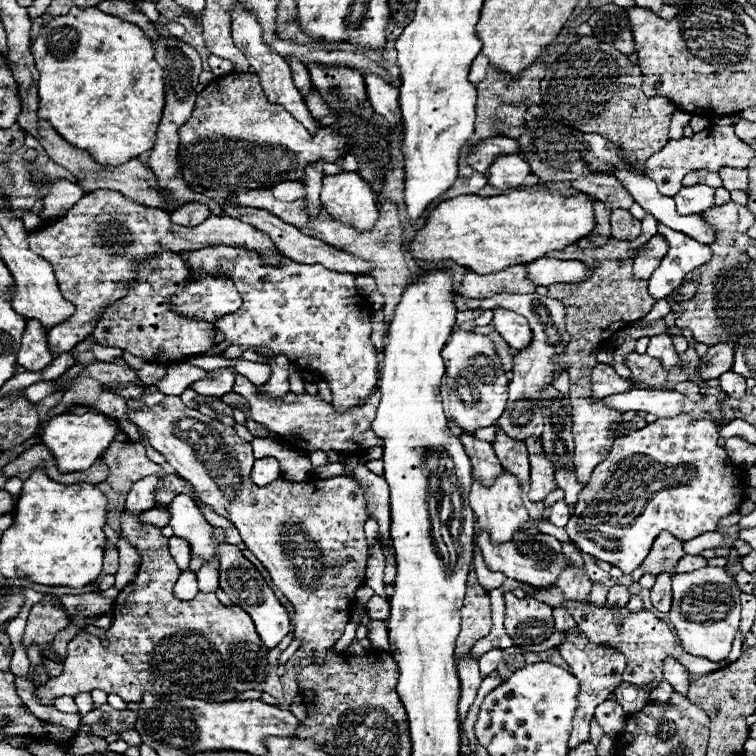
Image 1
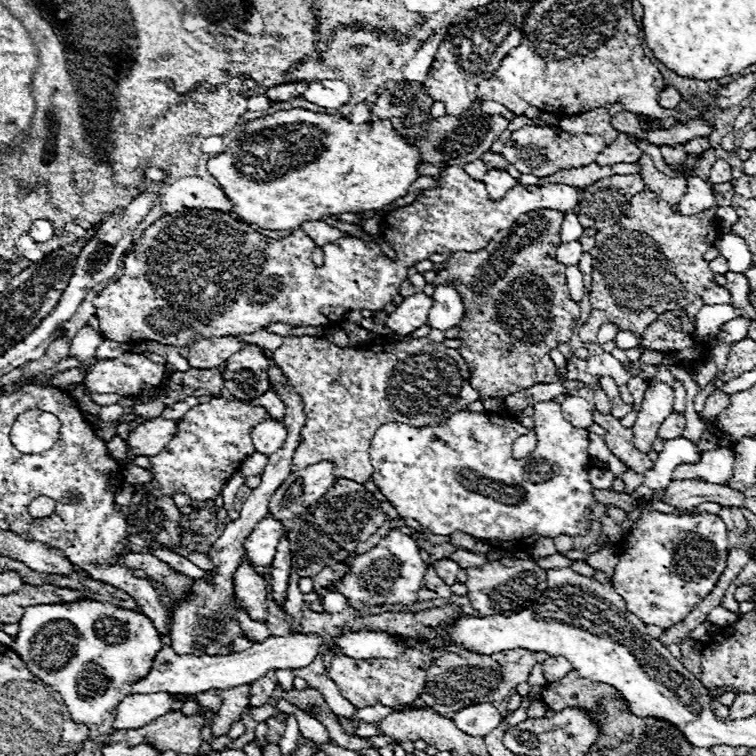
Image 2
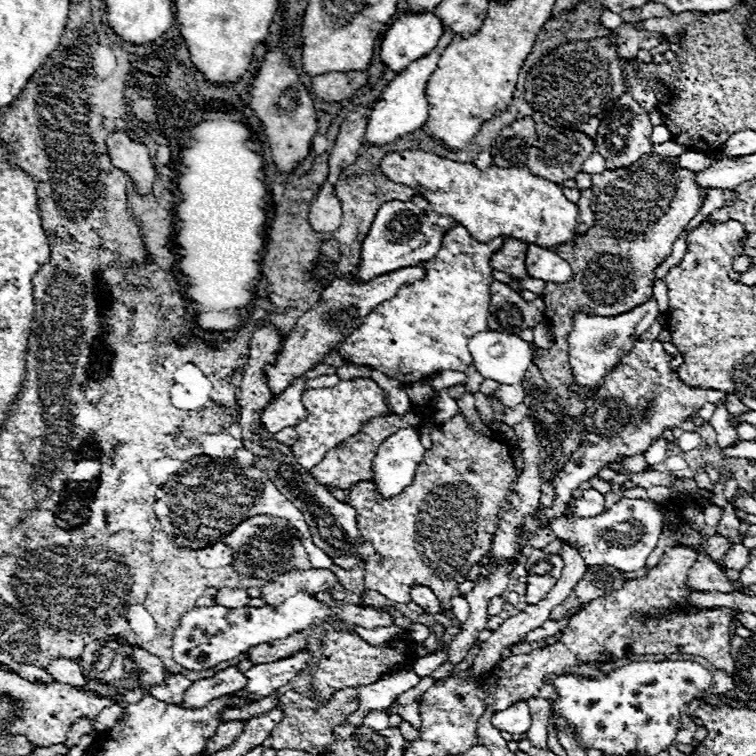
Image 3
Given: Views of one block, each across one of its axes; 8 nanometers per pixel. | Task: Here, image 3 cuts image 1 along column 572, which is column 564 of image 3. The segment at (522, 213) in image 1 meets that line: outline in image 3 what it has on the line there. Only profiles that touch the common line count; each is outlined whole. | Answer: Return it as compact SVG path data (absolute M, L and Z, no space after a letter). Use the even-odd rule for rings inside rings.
M410 148L388 152L382 158L380 172L396 184L404 184L422 196L438 214L454 218L478 242L490 242L496 236L514 236L528 244L552 248L570 244L576 238L576 204L568 202L556 182L534 176L522 168L476 168L470 162L452 162L434 152Z

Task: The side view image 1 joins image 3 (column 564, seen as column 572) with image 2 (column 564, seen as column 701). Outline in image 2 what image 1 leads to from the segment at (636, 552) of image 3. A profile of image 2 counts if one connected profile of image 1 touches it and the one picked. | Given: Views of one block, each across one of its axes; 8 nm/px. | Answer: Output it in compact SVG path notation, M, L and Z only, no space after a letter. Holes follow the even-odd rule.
M553 401L538 402L533 408L534 428L524 428L510 416L501 417L490 412L474 414L468 410L452 414L442 424L424 428L414 428L402 422L384 424L376 430L370 444L370 458L374 466L372 480L396 508L400 518L412 518L420 522L420 526L440 536L466 532L478 540L500 540L512 546L532 546L544 536L582 536L588 532L592 522L588 520L590 506L596 504L592 484L588 482L588 472L592 466L588 454L588 430L574 428L570 422L566 422L560 404ZM530 431L536 434L538 440L536 450L522 460L512 458L514 440Z

